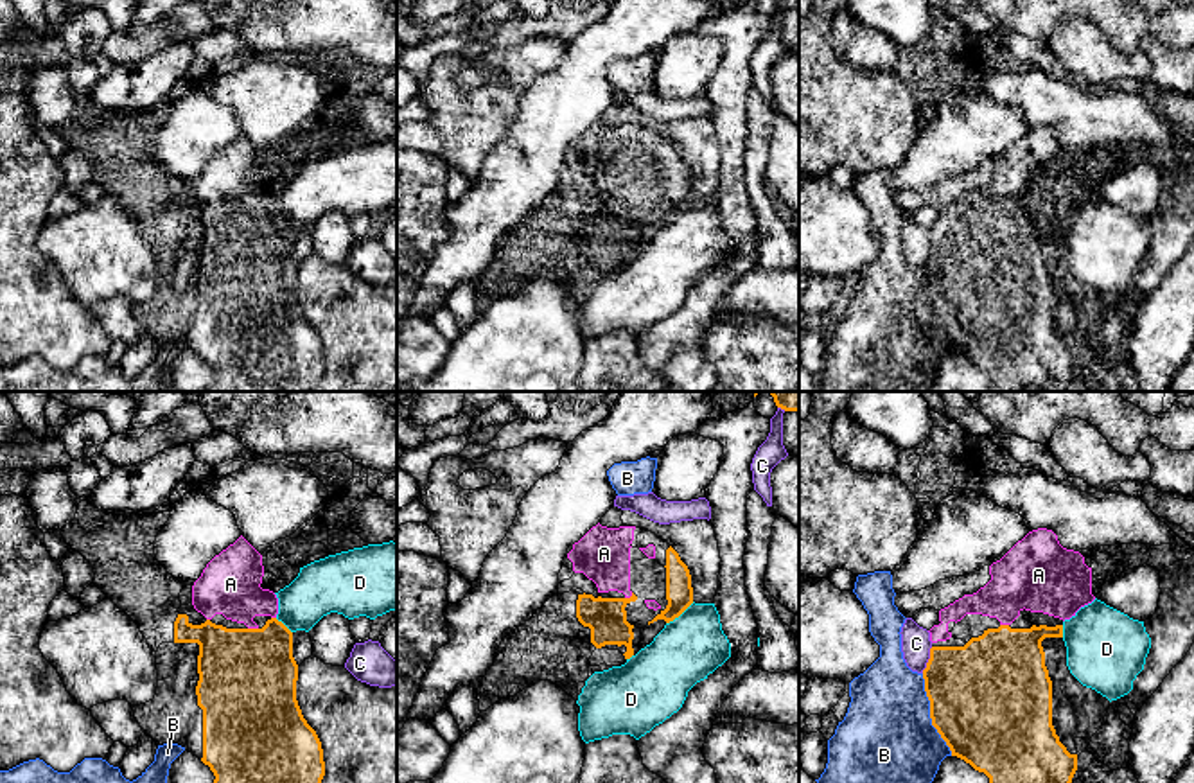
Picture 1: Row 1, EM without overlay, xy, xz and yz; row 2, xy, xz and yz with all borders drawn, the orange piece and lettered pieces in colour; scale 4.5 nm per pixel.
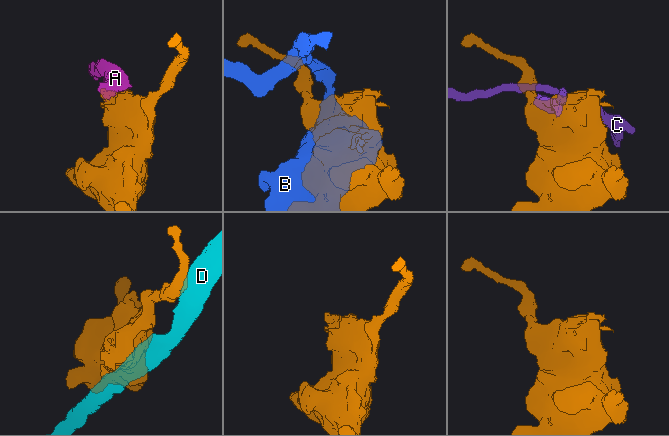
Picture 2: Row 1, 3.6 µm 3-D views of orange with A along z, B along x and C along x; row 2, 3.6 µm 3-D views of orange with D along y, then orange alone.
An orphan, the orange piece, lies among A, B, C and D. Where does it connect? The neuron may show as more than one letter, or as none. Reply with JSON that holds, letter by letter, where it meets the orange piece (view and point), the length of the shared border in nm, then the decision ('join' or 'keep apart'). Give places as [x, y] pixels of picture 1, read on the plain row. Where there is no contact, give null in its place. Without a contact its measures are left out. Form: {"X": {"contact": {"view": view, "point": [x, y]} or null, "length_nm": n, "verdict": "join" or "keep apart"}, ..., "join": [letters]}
{"A": {"contact": {"view": "xy", "point": [254, 227]}, "length_nm": 50, "verdict": "join"}, "B": {"contact": {"view": "yz", "point": [930, 313]}, "length_nm": 400, "verdict": "keep apart"}, "C": {"contact": {"view": "yz", "point": [929, 257]}, "length_nm": 130, "verdict": "keep apart"}, "D": {"contact": {"view": "xz", "point": [679, 212]}, "length_nm": 160, "verdict": "keep apart"}, "join": ["A"]}

